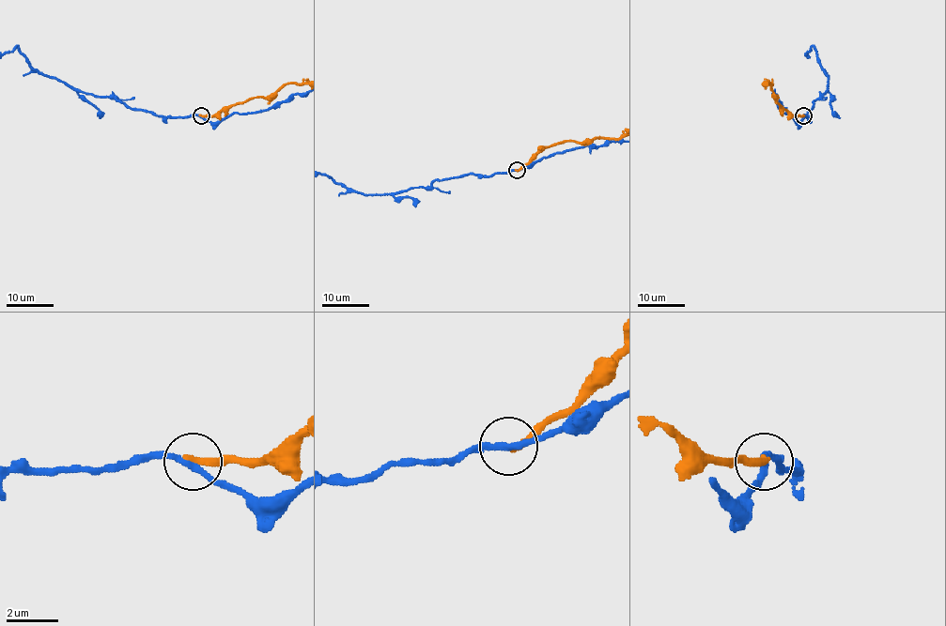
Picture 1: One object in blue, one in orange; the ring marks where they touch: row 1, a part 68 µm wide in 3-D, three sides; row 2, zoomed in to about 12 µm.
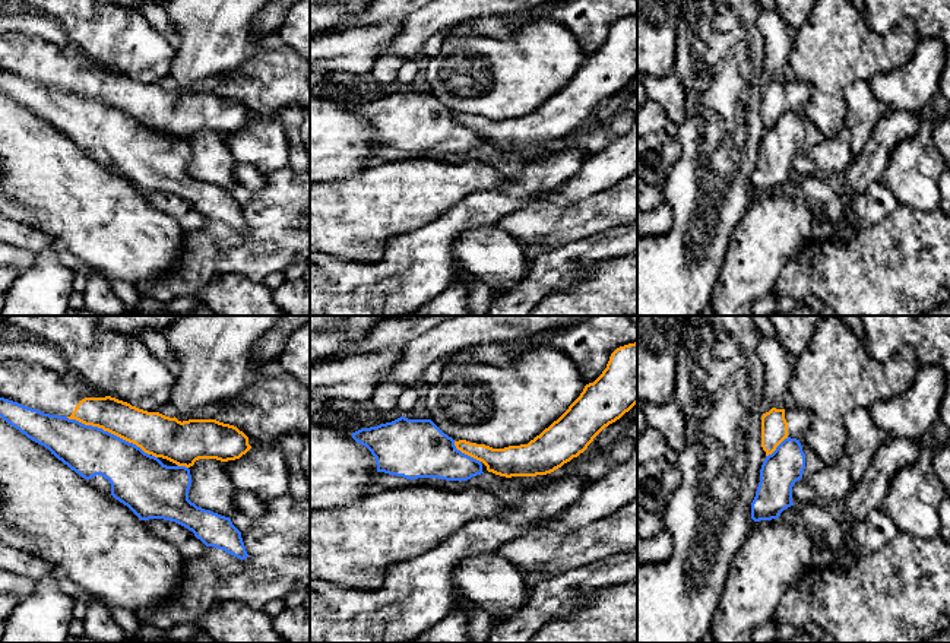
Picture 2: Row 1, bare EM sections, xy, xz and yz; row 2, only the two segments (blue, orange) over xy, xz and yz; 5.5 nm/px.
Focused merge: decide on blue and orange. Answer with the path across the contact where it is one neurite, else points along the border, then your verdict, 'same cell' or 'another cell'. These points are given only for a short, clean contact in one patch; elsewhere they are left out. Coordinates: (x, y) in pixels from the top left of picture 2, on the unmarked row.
another cell

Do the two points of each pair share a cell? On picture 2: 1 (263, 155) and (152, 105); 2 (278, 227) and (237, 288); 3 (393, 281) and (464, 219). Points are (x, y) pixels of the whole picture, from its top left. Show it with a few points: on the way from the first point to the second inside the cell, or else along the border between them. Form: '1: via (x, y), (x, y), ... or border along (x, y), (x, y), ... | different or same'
1: border along (252, 120), (238, 130), (224, 135) | different
2: border along (219, 274), (241, 274), (262, 282) | different
3: via (411, 265), (446, 230) | same

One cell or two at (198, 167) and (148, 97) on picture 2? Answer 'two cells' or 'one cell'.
two cells

